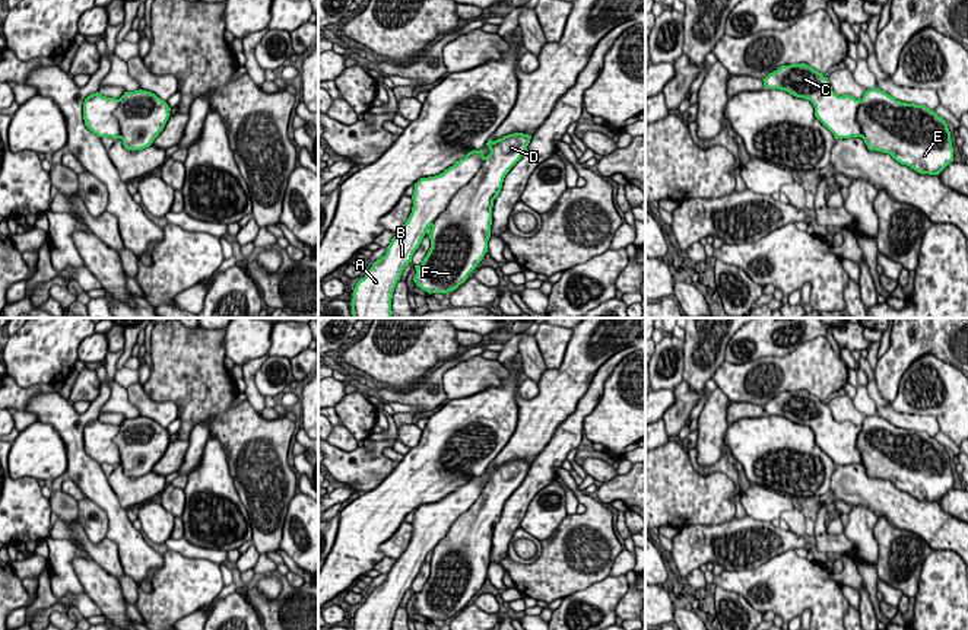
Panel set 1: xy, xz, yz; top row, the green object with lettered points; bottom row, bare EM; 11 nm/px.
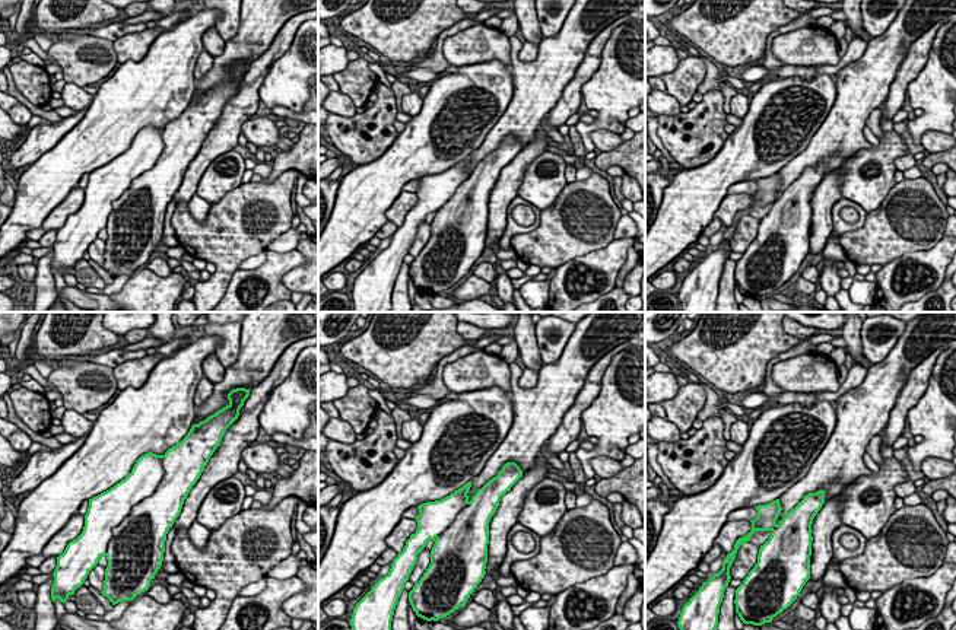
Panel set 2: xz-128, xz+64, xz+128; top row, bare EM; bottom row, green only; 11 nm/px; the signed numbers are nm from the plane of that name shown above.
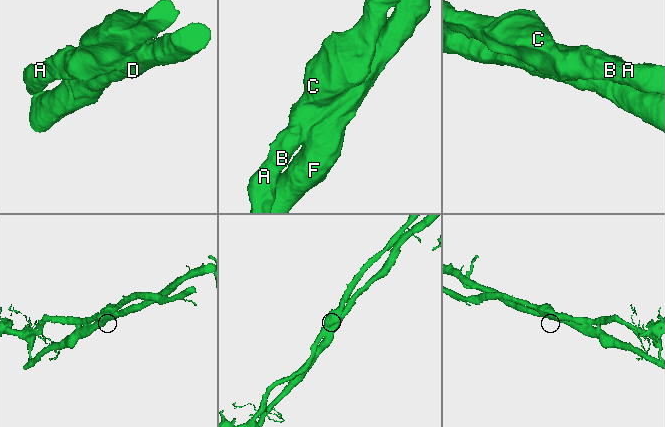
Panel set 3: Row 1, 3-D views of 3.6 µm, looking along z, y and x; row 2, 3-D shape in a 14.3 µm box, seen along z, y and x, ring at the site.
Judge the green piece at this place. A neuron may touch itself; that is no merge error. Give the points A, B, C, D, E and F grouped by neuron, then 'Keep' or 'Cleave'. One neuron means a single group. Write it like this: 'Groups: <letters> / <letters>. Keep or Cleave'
Groups: A B C / D E F. Cleave

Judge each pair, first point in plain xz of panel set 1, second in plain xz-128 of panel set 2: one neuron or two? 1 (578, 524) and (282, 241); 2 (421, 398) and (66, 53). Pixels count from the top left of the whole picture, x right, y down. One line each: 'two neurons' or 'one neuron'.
1: two neurons
2: one neuron

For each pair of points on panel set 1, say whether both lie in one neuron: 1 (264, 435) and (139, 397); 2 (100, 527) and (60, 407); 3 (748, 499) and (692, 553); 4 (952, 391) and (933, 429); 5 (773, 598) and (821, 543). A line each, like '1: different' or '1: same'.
1: different
2: different
3: different
4: different
5: different

